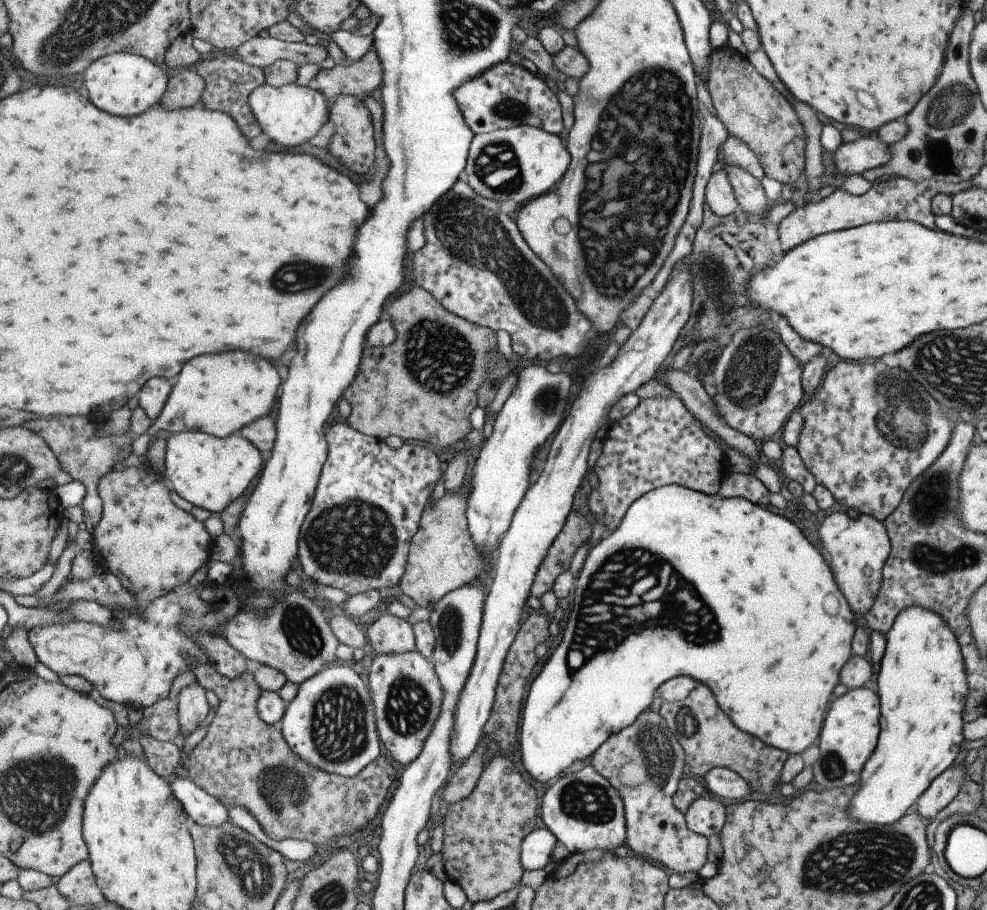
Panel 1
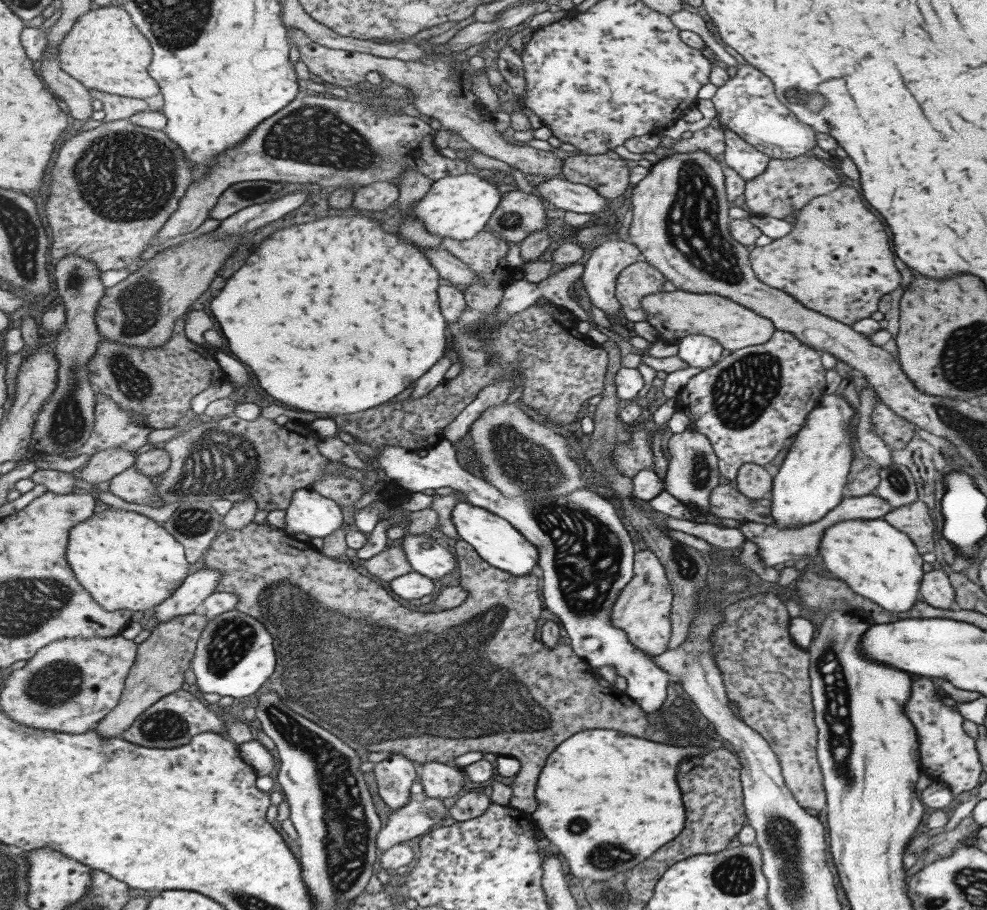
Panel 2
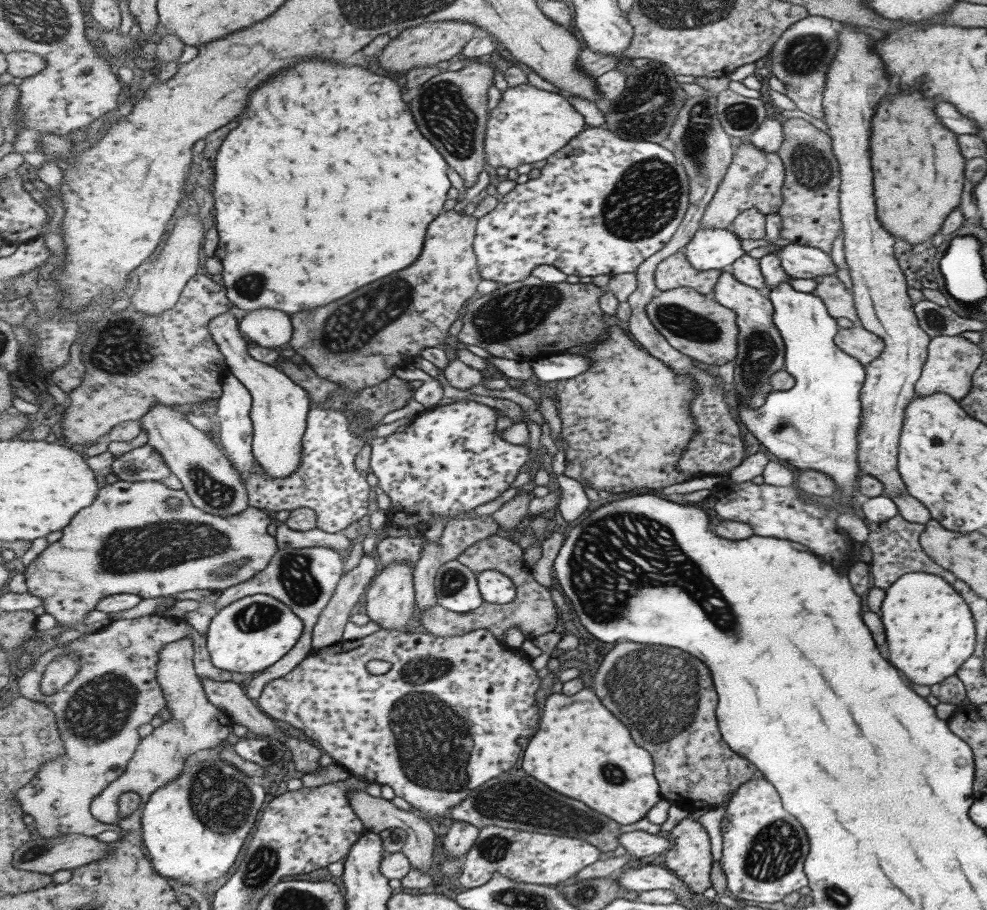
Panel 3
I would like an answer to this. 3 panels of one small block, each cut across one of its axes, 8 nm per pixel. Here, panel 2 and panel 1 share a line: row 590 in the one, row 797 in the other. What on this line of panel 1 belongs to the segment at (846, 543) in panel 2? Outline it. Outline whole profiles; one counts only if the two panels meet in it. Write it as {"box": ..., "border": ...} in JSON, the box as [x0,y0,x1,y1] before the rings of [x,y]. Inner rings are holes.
{"box":[847,606,967,826],"border":[[[909,606],[897,614],[893,626],[885,634],[885,648],[881,664],[877,670],[877,690],[879,696],[879,740],[861,770],[861,780],[857,782],[859,792],[851,798],[847,814],[855,822],[865,822],[869,826],[889,826],[897,822],[903,814],[913,810],[913,804],[929,788],[929,784],[953,764],[959,744],[965,740],[961,734],[963,708],[967,704],[967,674],[959,642],[947,622],[933,610],[923,606]]]}

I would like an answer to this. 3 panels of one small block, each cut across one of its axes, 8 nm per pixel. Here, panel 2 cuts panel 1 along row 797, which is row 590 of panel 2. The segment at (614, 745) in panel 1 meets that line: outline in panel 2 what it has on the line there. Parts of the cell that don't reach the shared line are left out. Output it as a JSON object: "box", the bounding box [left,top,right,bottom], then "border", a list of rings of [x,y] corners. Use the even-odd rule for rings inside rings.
{"box":[609,552,673,656],"border":[[[635,552],[633,556],[633,578],[623,586],[617,600],[613,602],[609,622],[613,628],[625,632],[631,646],[647,656],[661,656],[671,636],[671,602],[673,590],[665,576],[665,568],[653,552]]]}

